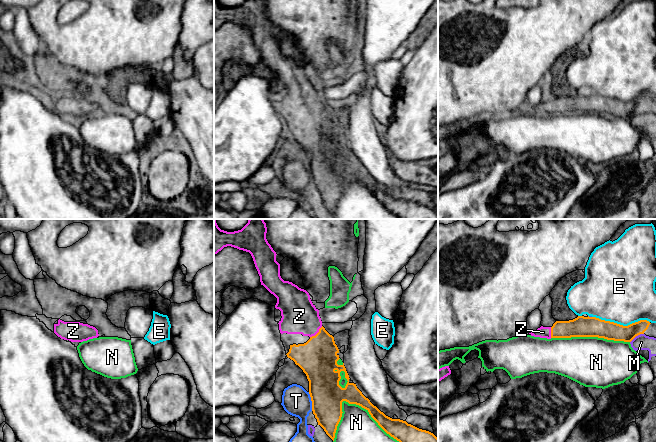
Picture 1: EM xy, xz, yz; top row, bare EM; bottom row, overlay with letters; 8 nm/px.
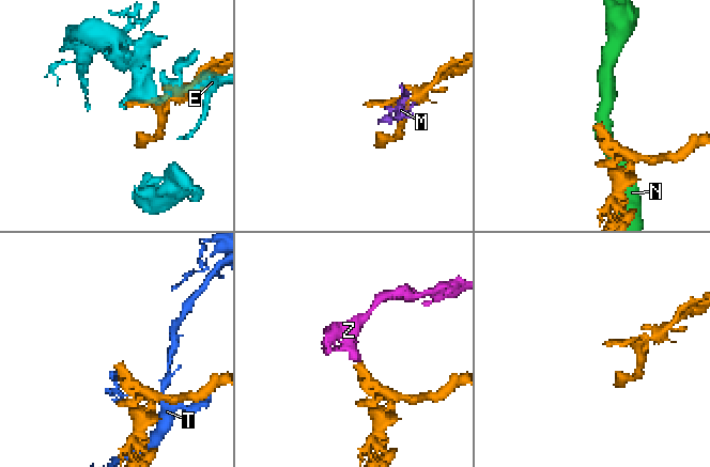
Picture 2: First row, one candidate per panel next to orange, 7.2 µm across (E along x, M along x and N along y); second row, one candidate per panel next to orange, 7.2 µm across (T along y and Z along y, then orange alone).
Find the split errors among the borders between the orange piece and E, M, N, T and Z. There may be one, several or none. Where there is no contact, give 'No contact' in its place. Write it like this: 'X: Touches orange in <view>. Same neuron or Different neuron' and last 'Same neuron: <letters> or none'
E: Touches orange in yz. Different neuron
M: Touches orange in yz. Different neuron
N: Touches orange in xz. Different neuron
T: Touches orange in xz. Different neuron
Z: Touches orange in xz. Same neuron
Same neuron: Z

